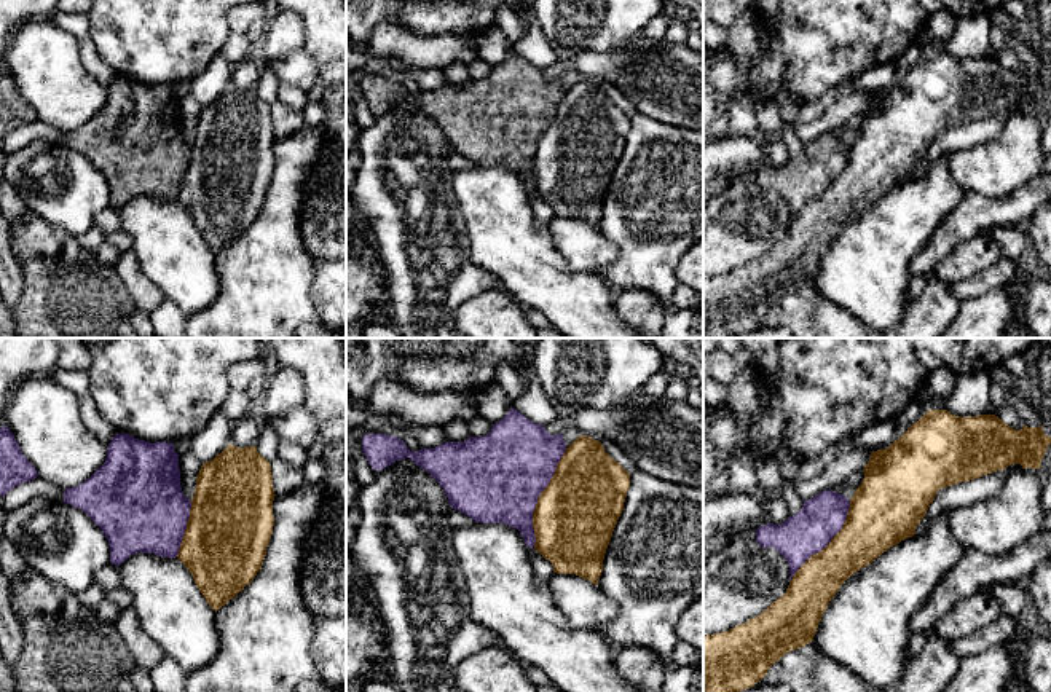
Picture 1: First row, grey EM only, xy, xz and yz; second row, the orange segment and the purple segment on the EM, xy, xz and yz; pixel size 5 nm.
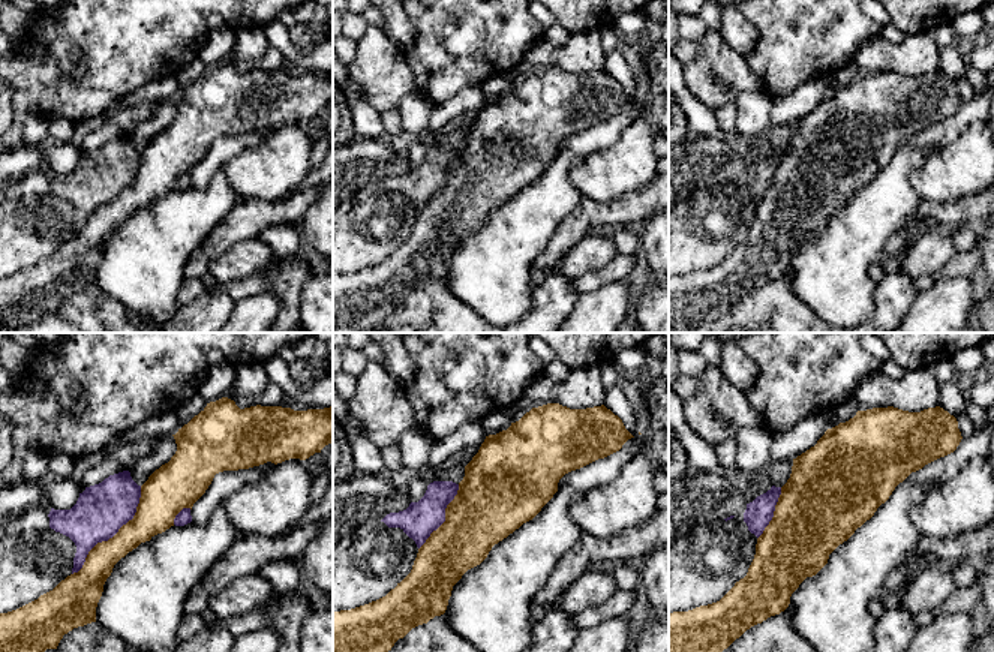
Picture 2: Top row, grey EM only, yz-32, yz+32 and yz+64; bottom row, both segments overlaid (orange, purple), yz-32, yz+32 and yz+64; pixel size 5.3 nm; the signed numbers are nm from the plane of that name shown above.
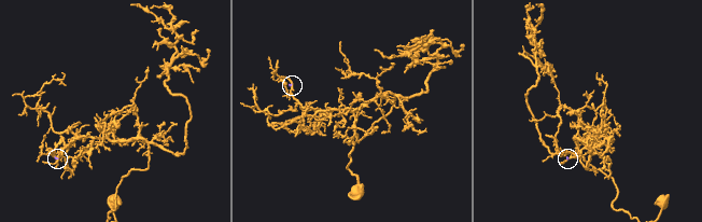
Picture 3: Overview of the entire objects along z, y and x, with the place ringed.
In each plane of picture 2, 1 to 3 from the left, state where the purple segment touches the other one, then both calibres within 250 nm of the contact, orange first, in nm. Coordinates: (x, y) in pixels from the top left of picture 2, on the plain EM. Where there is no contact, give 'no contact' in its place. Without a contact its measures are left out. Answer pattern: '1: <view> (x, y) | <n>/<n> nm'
1: yz-32 (116, 198) | 200/280 nm
2: yz+32 (446, 182) | 380/190 nm
3: yz+64 (774, 177) | 440/150 nm

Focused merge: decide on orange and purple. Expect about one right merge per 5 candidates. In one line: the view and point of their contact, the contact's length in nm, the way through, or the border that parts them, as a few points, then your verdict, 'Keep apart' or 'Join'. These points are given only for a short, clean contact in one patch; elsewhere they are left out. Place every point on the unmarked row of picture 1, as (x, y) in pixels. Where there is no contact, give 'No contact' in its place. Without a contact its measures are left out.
Touches orange at xz (538, 141). Shared border 500 nm. Keep apart

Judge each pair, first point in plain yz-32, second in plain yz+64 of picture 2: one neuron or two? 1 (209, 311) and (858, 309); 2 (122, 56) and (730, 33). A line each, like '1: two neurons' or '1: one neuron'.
1: two neurons
2: two neurons

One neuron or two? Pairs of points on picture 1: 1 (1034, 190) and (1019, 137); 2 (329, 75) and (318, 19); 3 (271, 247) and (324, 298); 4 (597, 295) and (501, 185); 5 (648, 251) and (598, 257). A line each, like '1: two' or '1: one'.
1: two
2: one
3: two
4: one
5: two

